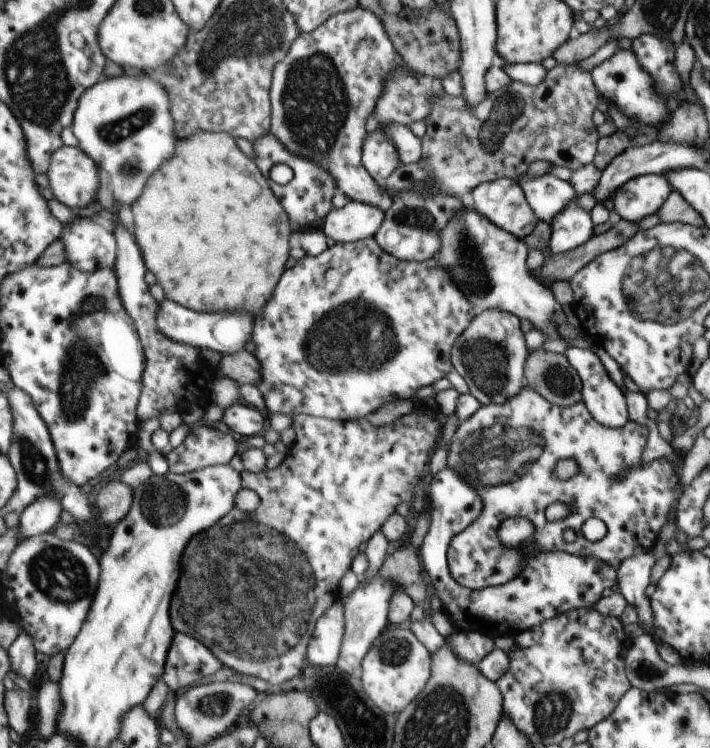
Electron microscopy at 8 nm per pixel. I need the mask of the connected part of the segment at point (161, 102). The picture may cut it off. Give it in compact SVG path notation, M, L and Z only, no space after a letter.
M143 73L142 77L122 75L109 78L91 86L81 96L72 128L80 148L100 167L101 188L97 194L96 206L110 212L113 208L130 208L133 202L137 202L145 190L147 180L175 156L177 148L169 92L163 84L153 80L147 73Z

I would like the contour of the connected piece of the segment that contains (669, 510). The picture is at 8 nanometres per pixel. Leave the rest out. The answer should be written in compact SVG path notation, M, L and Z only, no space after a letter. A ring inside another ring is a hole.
M526 386L521 388L513 398L507 398L503 404L480 407L466 421L459 424L447 448L447 468L463 476L463 480L467 480L467 484L477 490L483 502L483 510L476 521L468 529L457 534L448 546L448 570L452 578L461 587L468 589L505 586L509 580L519 576L531 552L535 554L535 552L555 550L577 554L577 556L593 556L615 569L629 556L648 553L649 548L653 548L653 544L657 542L659 530L671 518L677 498L681 496L678 474L673 472L673 466L677 464L677 468L681 467L683 460L683 456L678 454L673 460L654 457L651 462L641 464L640 457L646 446L648 434L649 431L644 425L631 421L617 430L605 428L593 420L583 402L563 408L553 406ZM567 458L577 462L577 474L571 476L569 480L559 480L553 476L553 468L559 460L567 460ZM553 502L565 504L569 508L569 516L563 520L547 521L544 511ZM509 516L523 516L533 522L535 534L529 538L529 544L525 544L527 550L525 546L519 546L517 550L513 546L507 548L497 540L499 522ZM587 518L597 518L603 522L606 532L601 540L587 542L581 536L581 532L578 532L579 526ZM564 528L574 531L573 542L567 543L563 540Z

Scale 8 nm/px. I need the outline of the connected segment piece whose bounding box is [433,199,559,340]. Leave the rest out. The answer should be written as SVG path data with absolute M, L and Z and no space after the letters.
M467 199L464 200L464 203L461 214L455 214L449 218L448 225L443 226L443 230L439 234L440 250L433 256L437 266L441 266L449 274L449 278L453 280L457 290L460 290L461 294L464 294L465 298L471 302L476 314L484 313L485 310L503 310L507 314L513 314L517 319L529 320L533 324L533 329L541 332L543 336L547 336L548 340L559 337L555 330L556 325L551 322L553 311L556 310L555 299L549 286L536 281L528 271L525 261L529 249L526 244L489 222L483 214L479 214L475 208L470 206Z

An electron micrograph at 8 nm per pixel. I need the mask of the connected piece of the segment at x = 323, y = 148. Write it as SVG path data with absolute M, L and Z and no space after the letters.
M356 5L345 12L333 14L333 17L318 29L295 38L283 60L275 64L268 89L268 133L275 136L281 142L281 146L291 154L327 170L329 176L335 180L336 190L348 200L365 202L377 206L384 212L392 207L391 194L383 192L380 185L373 182L361 164L360 155L361 142L364 141L369 126L369 117L376 106L377 98L381 97L381 82L387 80L387 74L395 66L403 68L405 72L409 71L409 67L403 64L401 56L393 50L391 42L387 40L387 34L383 32L379 18L373 12Z

